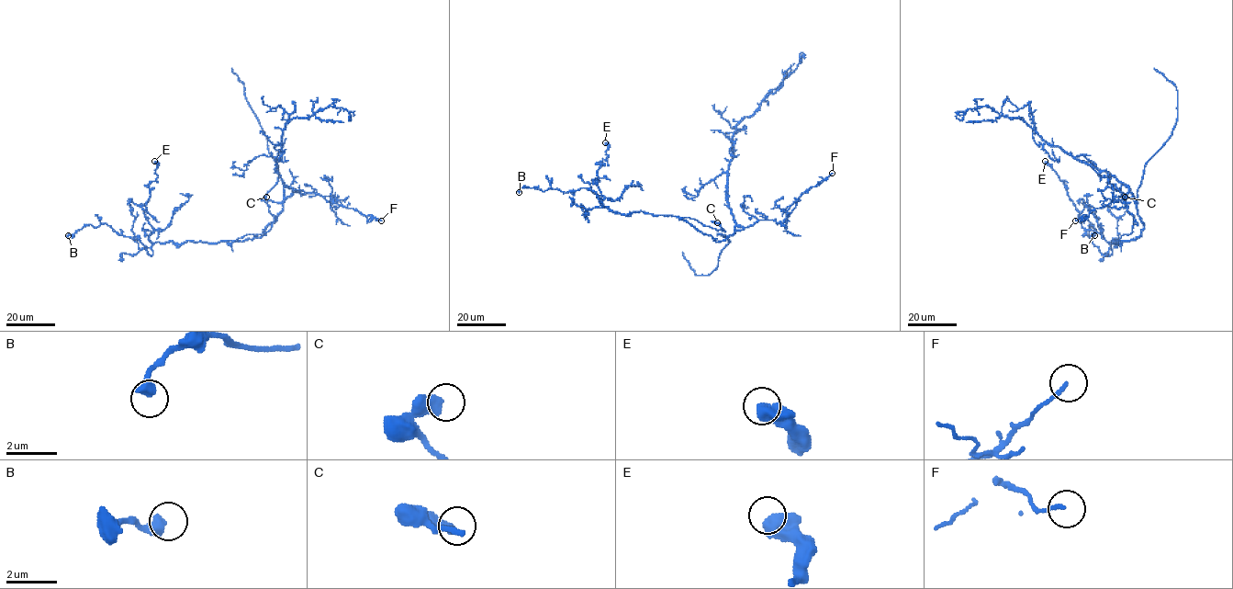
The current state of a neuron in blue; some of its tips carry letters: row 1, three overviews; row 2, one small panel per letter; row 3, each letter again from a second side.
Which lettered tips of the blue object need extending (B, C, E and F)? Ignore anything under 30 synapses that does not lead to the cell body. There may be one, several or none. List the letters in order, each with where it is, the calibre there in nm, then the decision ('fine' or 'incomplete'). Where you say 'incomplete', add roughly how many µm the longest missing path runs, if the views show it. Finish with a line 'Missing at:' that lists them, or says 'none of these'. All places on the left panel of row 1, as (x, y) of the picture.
B: (68, 235) | 480 nm | fine
C: (266, 197) | 440 nm | fine
E: (154, 161) | 600 nm | fine
F: (381, 220) | 120 nm | fine
Missing at: none of these

